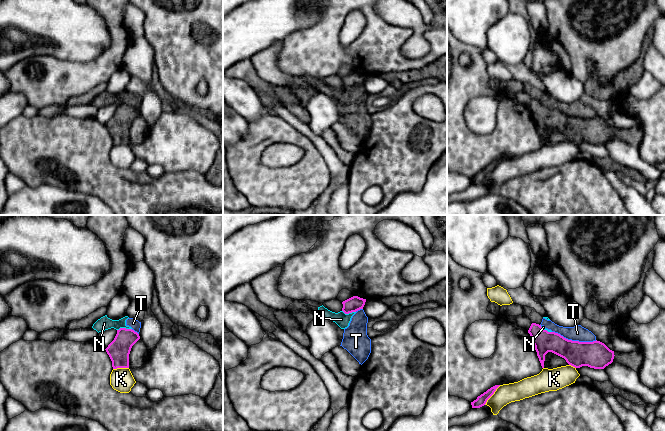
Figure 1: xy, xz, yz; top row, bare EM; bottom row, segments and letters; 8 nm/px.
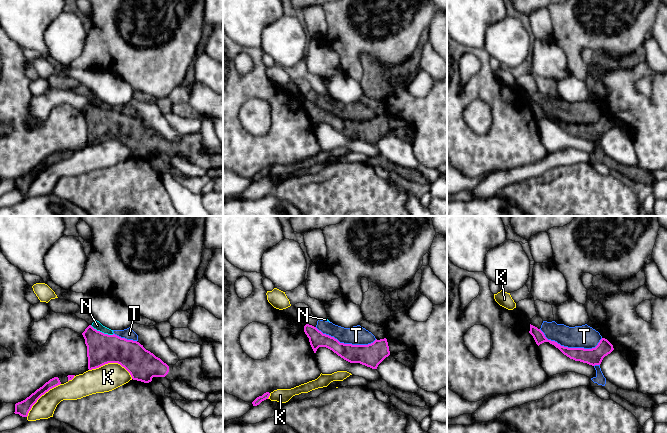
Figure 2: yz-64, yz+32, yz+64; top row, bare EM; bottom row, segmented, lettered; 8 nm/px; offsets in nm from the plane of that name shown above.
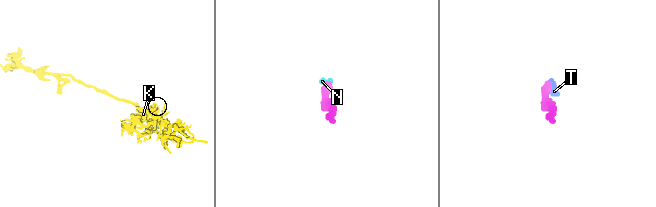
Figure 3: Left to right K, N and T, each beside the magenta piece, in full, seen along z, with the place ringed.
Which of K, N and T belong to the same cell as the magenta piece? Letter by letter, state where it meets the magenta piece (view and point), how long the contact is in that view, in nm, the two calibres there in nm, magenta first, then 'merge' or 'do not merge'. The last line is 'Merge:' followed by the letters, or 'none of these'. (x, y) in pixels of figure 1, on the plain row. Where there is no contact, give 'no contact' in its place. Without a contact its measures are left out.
K: yz (492, 170) | 200 nm | 90/160 nm | do not merge
N: xy (124, 104) | 120 nm | 180/110 nm | do not merge
T: yz (574, 117) | 360 nm | 220/130 nm | do not merge
Merge: none of these

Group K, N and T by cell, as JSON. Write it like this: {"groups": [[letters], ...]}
{"groups": [["K"], ["N", "T"]]}

